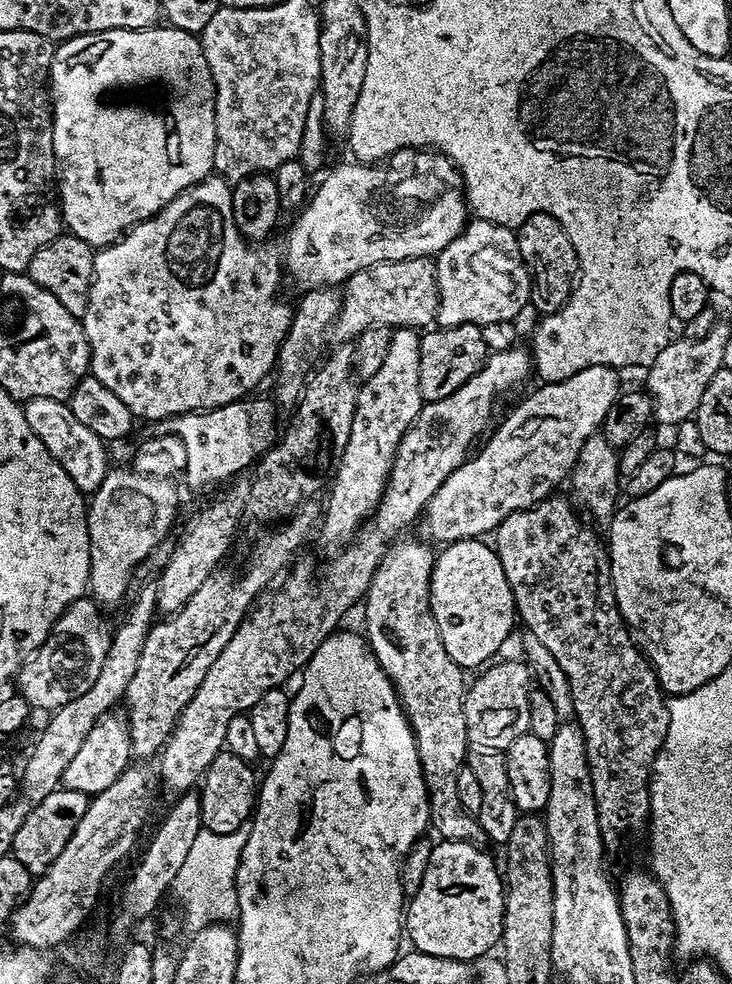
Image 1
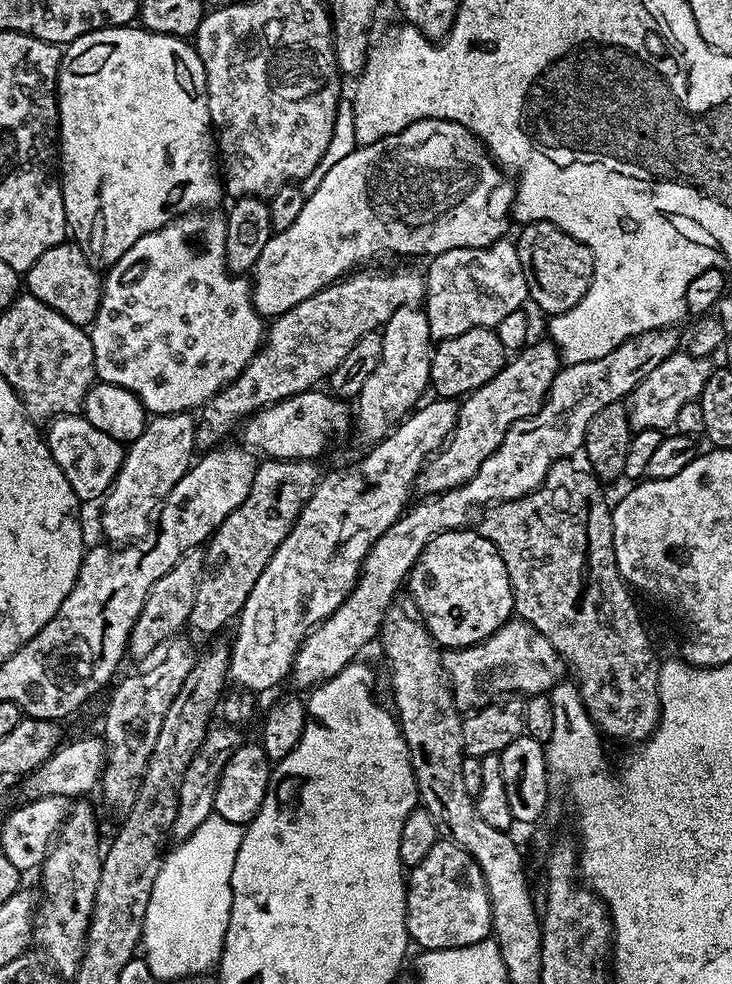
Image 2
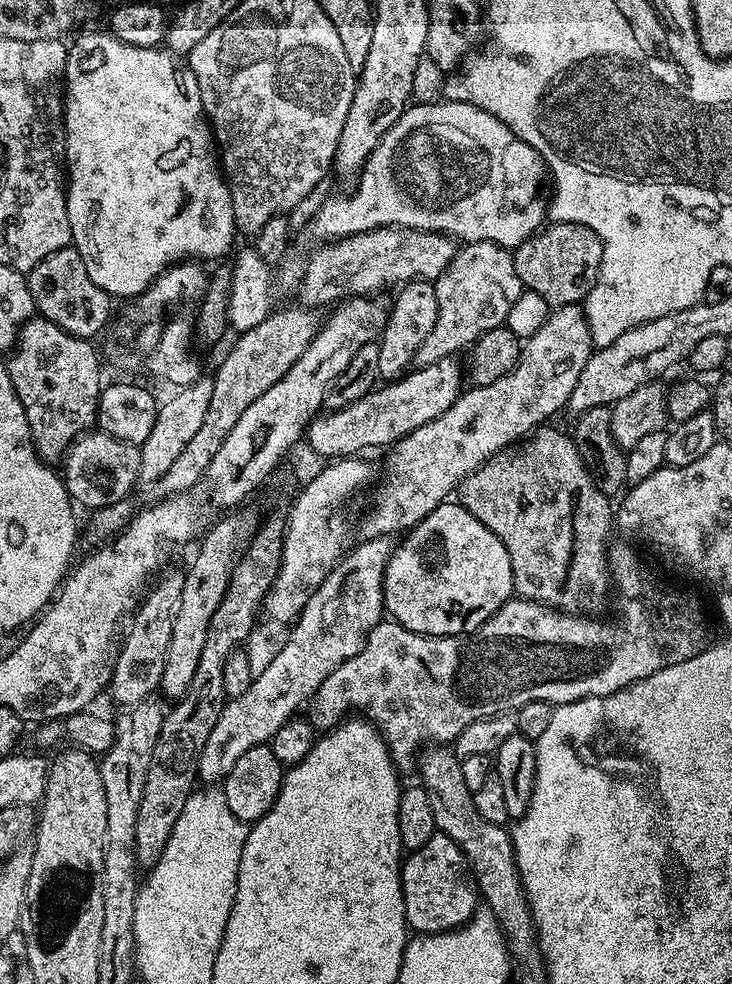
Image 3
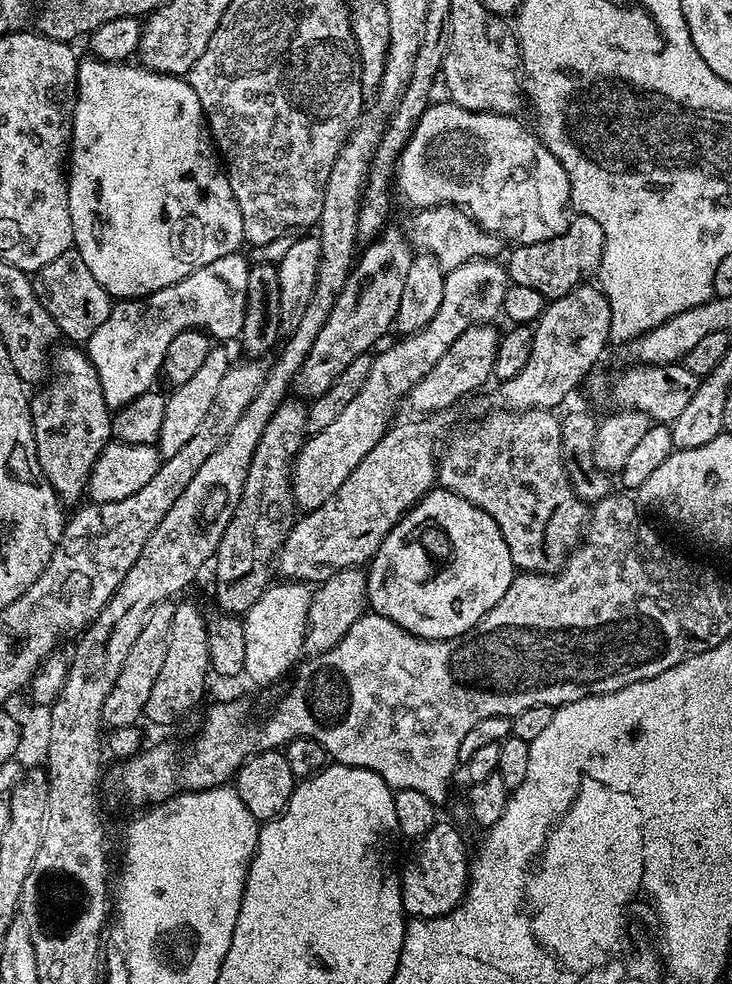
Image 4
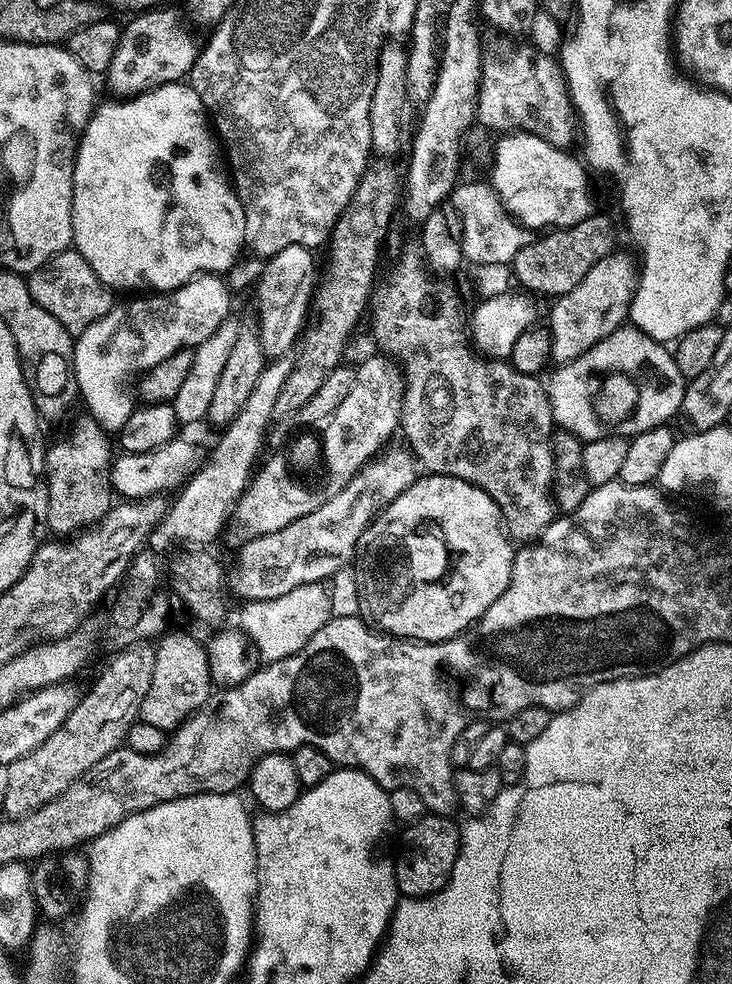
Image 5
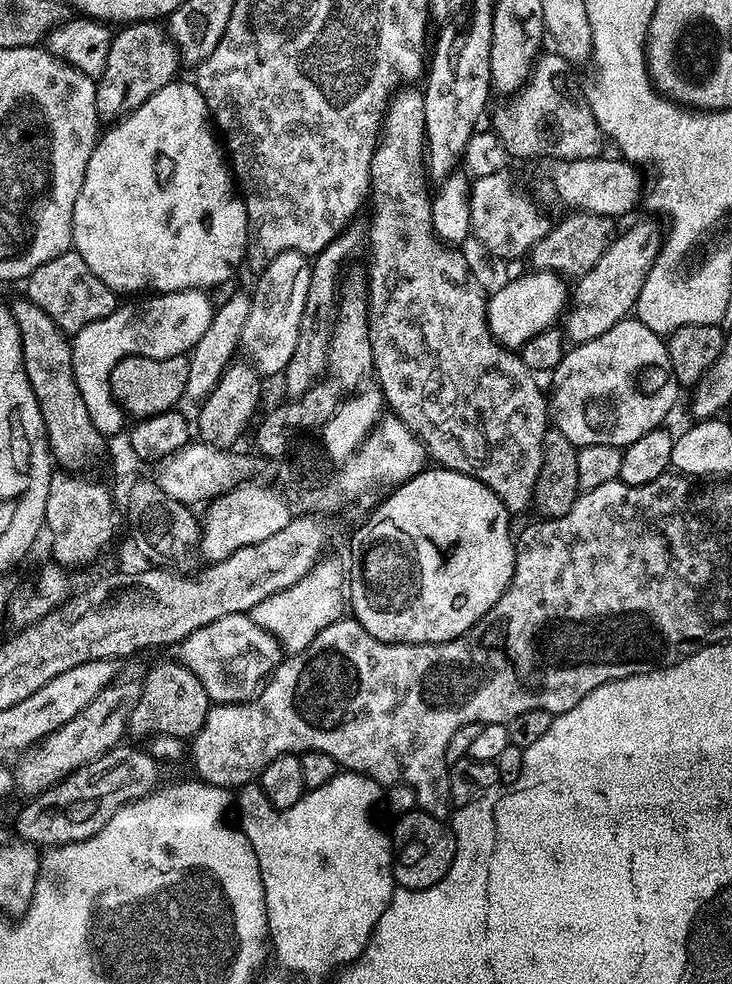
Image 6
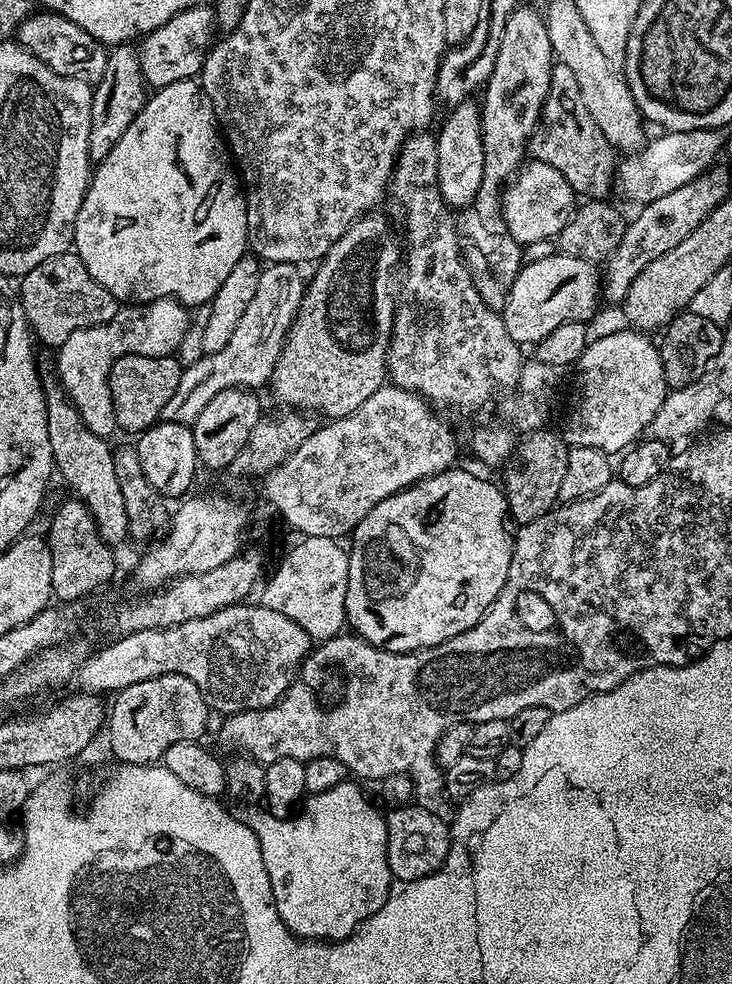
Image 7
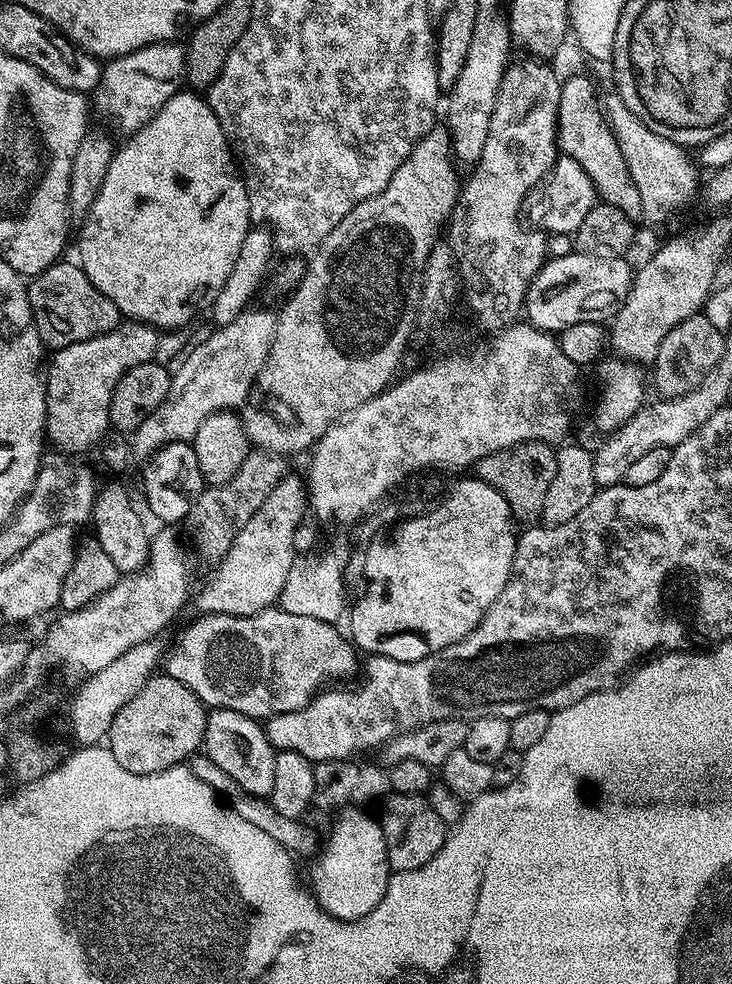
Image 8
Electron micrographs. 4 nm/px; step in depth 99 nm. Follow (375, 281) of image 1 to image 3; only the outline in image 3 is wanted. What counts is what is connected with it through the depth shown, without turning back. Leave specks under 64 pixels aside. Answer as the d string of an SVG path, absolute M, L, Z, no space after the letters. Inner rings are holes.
M295 307L284 308L281 312L280 309L273 310L262 322L258 322L258 326L235 337L236 345L225 354L224 361L217 366L212 376L214 394L210 394L210 407L206 410L201 428L194 434L194 438L190 438L190 442L186 442L182 454L174 458L170 470L166 470L162 478L154 481L157 497L176 496L200 483L210 462L214 462L214 454L218 454L218 446L222 446L226 434L234 430L234 422L242 418L246 406L250 406L254 398L266 394L266 390L270 390L270 386L274 386L274 382L278 382L282 374L286 374L286 370L298 362L298 358L302 358L321 328L322 316L320 318L321 313L317 309Z

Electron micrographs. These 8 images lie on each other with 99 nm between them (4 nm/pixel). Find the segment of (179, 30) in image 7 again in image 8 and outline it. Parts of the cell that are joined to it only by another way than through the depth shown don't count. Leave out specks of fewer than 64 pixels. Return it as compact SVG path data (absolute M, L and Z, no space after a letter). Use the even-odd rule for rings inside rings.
M169 42L166 44L151 44L142 50L134 50L125 56L113 56L101 67L100 81L96 83L94 93L94 108L104 116L112 116L112 124L123 134L131 134L146 126L156 115L158 110L170 98L181 91L182 85L186 80L186 58L188 53L185 45L180 42Z

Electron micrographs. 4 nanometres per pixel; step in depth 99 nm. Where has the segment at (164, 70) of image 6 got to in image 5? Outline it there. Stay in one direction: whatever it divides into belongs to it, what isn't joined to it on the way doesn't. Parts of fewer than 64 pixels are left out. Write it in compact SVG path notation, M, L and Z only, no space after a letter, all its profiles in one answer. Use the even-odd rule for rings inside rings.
M167 6L140 10L128 25L123 25L114 62L110 62L106 73L109 86L116 91L113 93L130 98L163 84L183 81L191 73L198 55L198 43L184 21L185 13L181 12Z

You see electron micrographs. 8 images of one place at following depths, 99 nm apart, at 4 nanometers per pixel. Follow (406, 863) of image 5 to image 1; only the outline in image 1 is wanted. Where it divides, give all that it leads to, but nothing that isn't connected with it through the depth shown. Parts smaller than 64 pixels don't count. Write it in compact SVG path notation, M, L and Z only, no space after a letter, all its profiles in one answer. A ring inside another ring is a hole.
M445 840L433 843L430 862L426 862L426 874L422 884L407 901L402 916L402 928L413 949L422 954L434 954L438 958L475 962L489 955L501 943L505 899L505 881L501 869L496 869L492 856L480 849L479 843L470 840Z

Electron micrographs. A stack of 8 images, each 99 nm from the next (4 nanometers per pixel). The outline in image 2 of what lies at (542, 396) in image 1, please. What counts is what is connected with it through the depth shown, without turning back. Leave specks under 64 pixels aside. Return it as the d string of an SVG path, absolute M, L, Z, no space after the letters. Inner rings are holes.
M667 328L643 332L622 342L622 346L610 350L610 354L602 358L561 367L544 399L544 405L533 416L514 422L514 426L506 430L494 454L482 462L482 466L467 482L448 492L438 492L421 499L421 504L409 507L404 515L397 518L394 526L390 526L390 530L386 530L386 534L382 534L382 538L370 546L370 554L366 554L364 565L360 567L356 585L346 599L338 606L338 610L313 628L296 649L290 680L303 690L308 690L336 676L347 664L353 663L359 657L356 655L371 640L373 643L379 637L384 615L393 605L392 598L399 588L401 591L408 573L428 542L443 532L453 532L455 528L467 529L471 525L468 523L472 515L474 520L481 506L517 500L540 487L546 474L559 460L575 457L575 452L583 449L590 418L594 418L602 406L610 406L610 402L615 400L624 400L642 382L642 378L654 370L654 366L662 366L662 362L666 362L666 358L681 347L682 340L674 333Z

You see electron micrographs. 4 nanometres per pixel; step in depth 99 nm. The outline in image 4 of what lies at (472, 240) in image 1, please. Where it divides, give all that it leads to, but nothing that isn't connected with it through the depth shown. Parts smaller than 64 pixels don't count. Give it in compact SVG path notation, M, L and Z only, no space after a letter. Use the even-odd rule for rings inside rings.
M495 259L466 260L451 269L444 280L442 306L438 314L421 332L413 332L400 338L397 344L389 346L385 352L377 351L372 356L370 374L366 374L366 386L358 390L358 398L326 426L326 430L311 433L300 447L292 469L292 496L301 509L311 510L322 506L350 478L350 474L378 446L378 442L393 423L392 415L396 407L402 404L408 391L430 370L434 362L450 350L450 346L459 336L466 334L475 324L487 324L501 315L509 286L508 273L503 263Z

